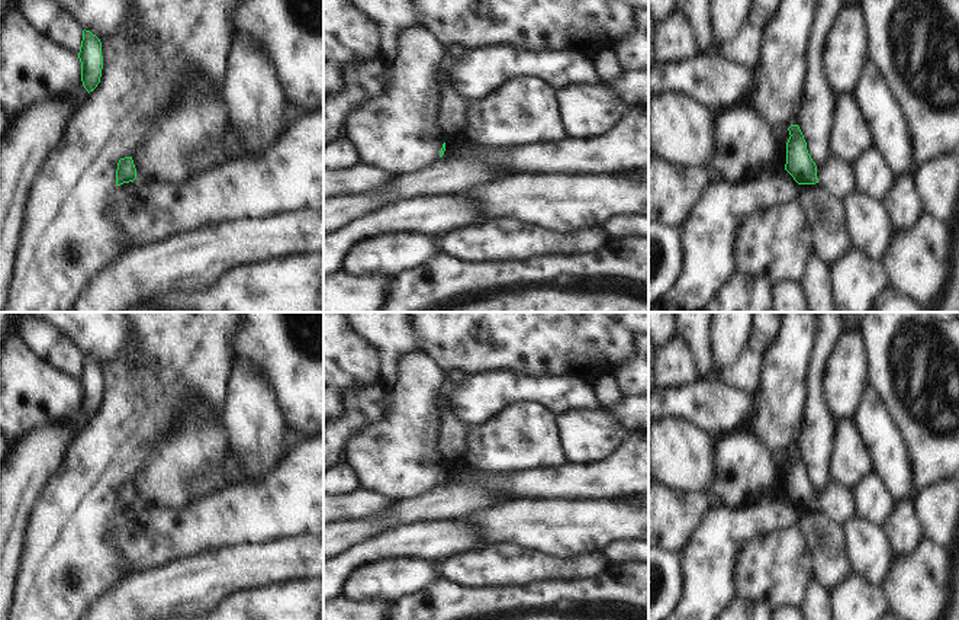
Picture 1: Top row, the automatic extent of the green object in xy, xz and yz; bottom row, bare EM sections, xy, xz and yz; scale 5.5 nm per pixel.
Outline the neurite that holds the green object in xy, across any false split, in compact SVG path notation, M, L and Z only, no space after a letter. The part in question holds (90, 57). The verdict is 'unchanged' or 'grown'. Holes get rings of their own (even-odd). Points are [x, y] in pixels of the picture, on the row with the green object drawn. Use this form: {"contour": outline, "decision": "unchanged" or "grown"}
{"contour": "M83 30L78 58L81 62L81 81L84 89L90 93L100 83L103 68L102 42L90 30Z", "decision": "unchanged"}

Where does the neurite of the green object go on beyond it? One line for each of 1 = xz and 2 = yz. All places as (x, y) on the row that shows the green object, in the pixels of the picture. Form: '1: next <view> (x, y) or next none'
1: next none
2: next none

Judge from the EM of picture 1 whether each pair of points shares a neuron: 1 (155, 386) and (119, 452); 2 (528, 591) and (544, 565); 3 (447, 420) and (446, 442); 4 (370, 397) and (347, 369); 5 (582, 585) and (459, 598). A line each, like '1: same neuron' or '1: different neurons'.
1: same neuron
2: different neurons
3: same neuron
4: different neurons
5: same neuron

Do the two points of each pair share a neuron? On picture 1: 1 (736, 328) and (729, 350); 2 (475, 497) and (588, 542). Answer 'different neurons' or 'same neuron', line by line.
1: same neuron
2: different neurons

